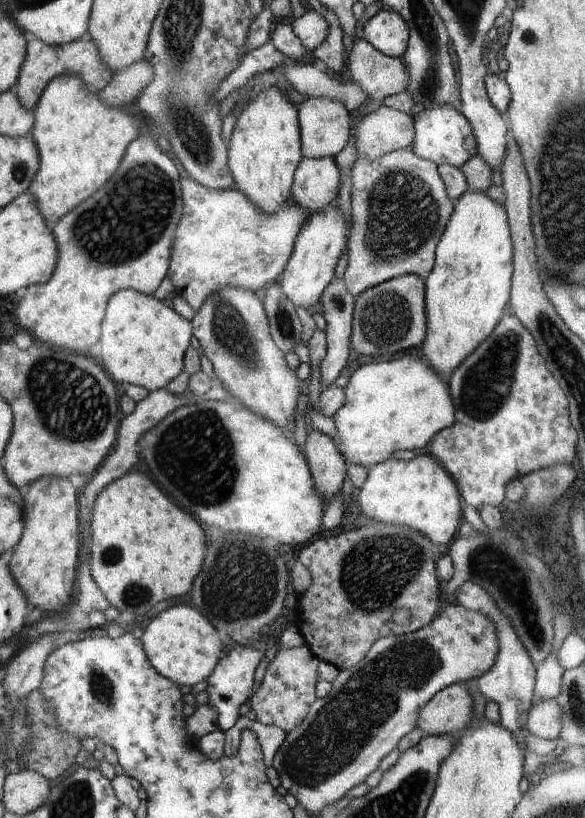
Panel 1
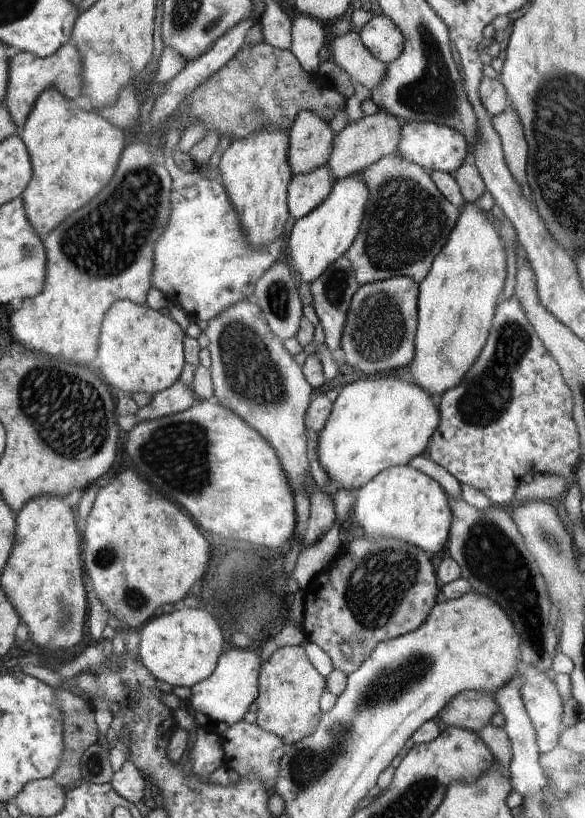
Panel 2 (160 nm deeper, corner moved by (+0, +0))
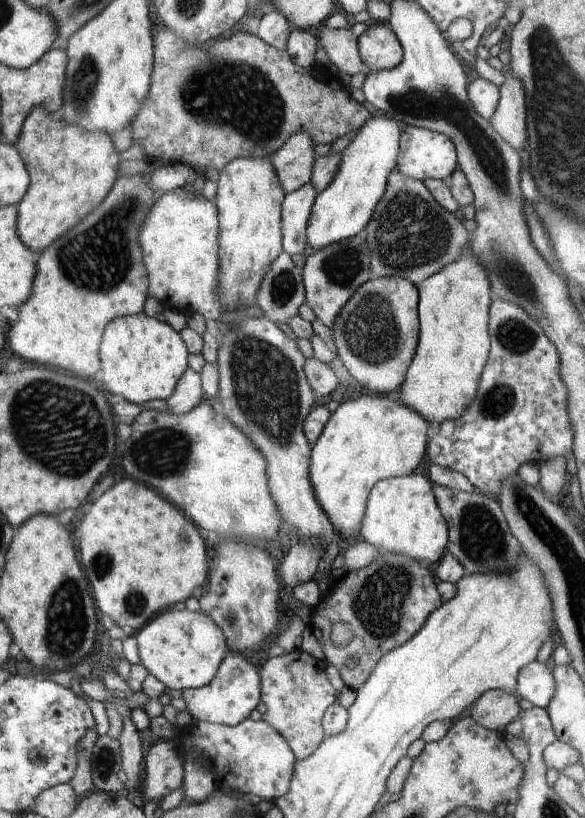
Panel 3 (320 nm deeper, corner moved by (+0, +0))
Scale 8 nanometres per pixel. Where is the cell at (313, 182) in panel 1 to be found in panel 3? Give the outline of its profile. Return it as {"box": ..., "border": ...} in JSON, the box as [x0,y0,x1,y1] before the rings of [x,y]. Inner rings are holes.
{"box":[281,183,317,257],"border":[[[309,183],[285,195],[281,207],[282,247],[290,257],[306,251],[306,226],[317,196]]]}

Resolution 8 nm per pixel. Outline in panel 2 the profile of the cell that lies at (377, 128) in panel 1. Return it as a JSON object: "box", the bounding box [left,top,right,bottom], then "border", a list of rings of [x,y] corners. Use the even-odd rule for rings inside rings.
{"box":[327,110,401,180],"border":[[[382,110],[375,115],[364,116],[362,120],[346,125],[333,140],[333,147],[327,162],[331,177],[340,180],[354,173],[360,173],[382,157],[396,153],[401,126],[401,120]]]}

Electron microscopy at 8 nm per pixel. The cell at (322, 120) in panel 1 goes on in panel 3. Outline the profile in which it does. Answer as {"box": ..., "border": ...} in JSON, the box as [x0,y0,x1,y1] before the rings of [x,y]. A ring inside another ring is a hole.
{"box":[271,131,315,194],"border":[[[299,131],[292,134],[286,144],[271,156],[272,166],[286,194],[310,182],[315,164],[315,148],[310,136]]]}

